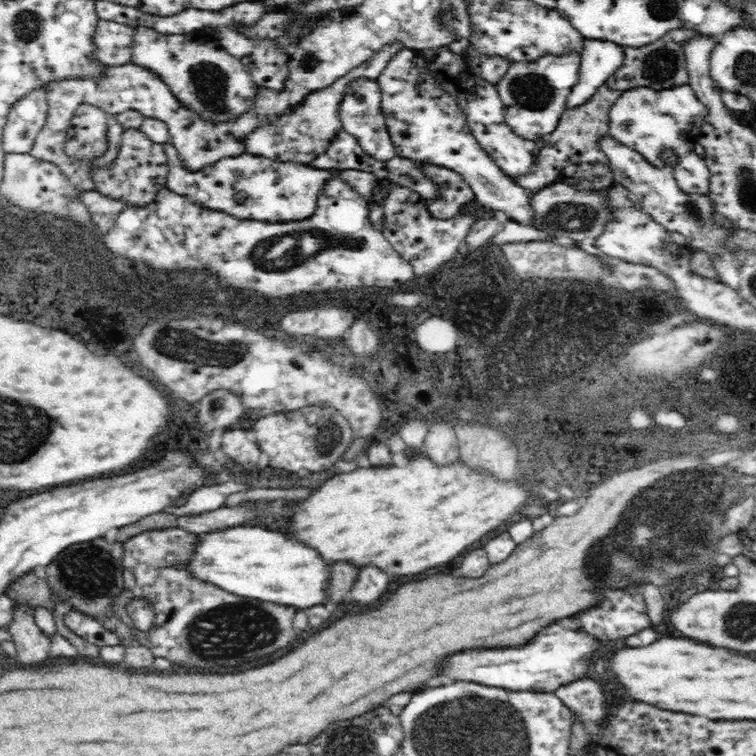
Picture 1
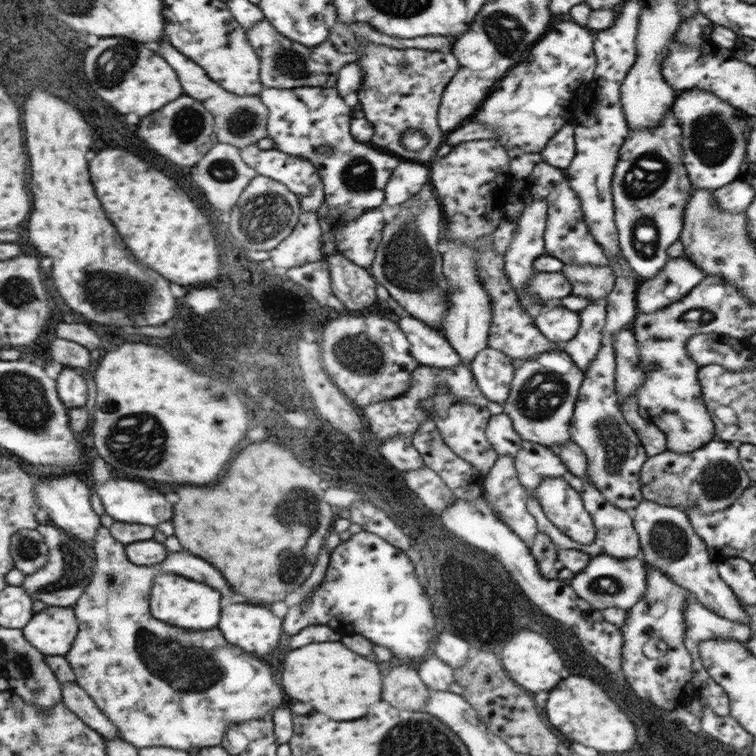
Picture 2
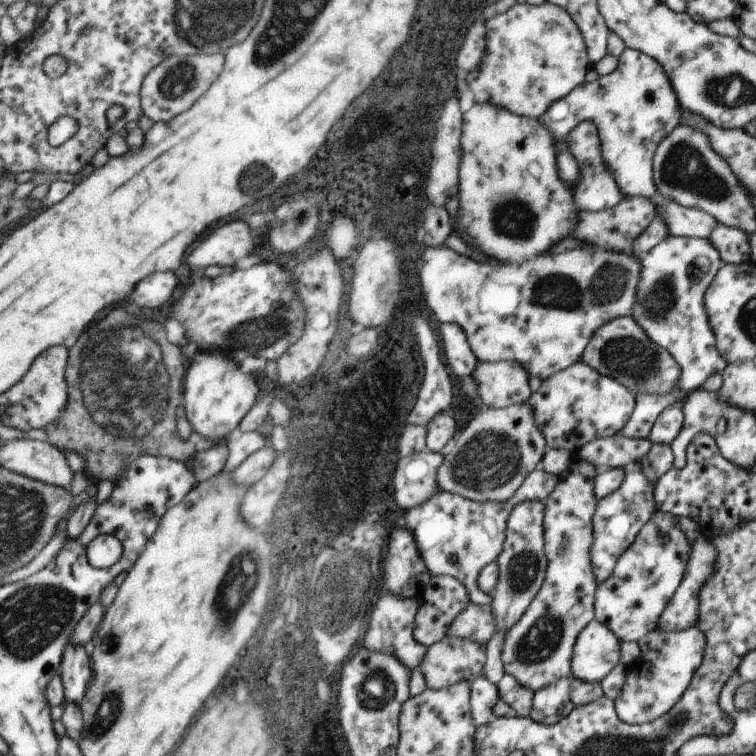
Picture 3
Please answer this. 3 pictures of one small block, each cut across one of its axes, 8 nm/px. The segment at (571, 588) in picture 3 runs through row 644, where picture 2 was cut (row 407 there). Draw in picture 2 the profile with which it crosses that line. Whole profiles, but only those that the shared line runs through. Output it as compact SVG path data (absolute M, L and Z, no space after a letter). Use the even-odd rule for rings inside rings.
M563 350L541 352L529 360L511 360L511 366L515 376L511 380L509 396L503 404L503 414L513 420L513 430L517 430L517 436L521 436L523 442L533 442L559 454L557 450L563 444L573 442L569 432L571 416L585 374Z

